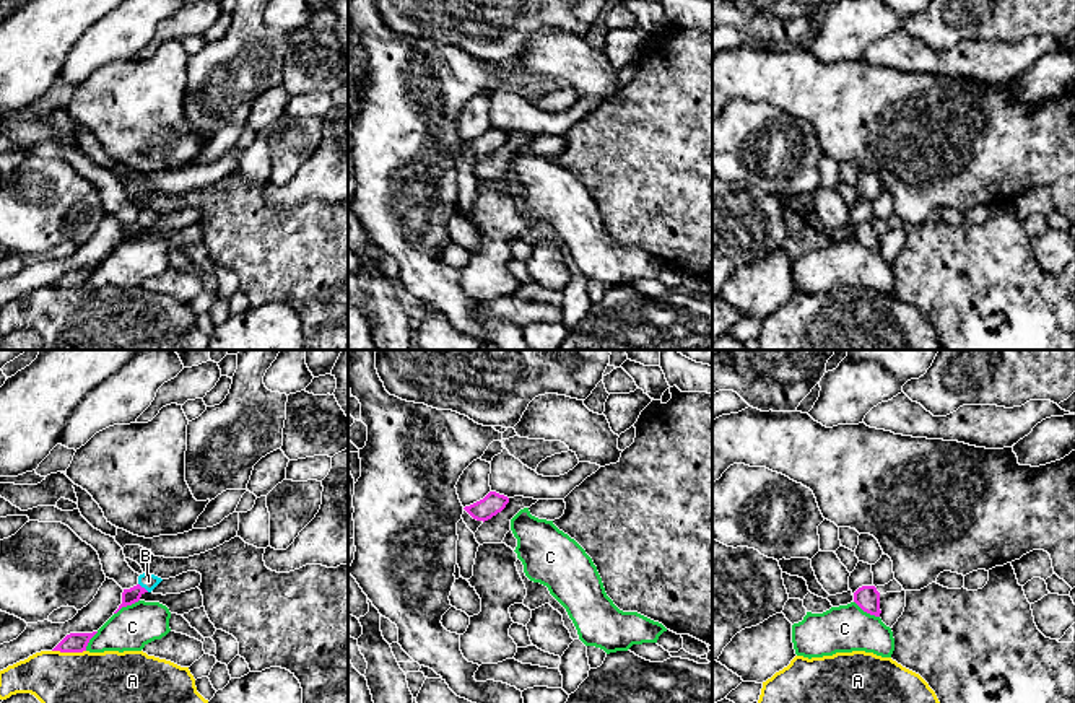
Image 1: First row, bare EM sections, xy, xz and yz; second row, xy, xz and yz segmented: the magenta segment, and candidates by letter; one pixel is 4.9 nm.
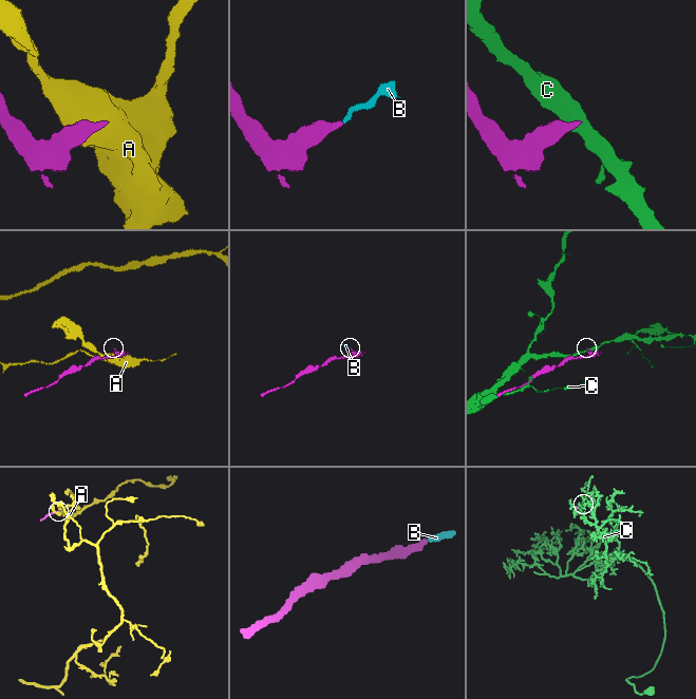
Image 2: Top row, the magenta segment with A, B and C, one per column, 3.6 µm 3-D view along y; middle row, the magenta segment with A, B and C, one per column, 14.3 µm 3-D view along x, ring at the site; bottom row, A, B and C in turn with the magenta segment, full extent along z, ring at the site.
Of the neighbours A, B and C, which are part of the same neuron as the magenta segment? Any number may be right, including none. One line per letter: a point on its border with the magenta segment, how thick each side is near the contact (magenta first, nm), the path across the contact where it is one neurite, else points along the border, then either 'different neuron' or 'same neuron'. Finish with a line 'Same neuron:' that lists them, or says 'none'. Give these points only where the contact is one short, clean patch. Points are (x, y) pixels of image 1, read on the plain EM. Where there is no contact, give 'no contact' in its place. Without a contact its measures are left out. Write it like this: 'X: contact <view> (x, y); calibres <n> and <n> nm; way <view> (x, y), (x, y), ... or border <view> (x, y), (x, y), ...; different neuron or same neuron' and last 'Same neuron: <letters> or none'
A: contact xy (69, 287); calibres 100 and 460 nm; different neuron
B: contact xy (143, 223); calibres 80 and 80 nm; way xy (129, 231), (143, 223), (148, 217); same neuron
C: contact xy (126, 241); calibres 80 and 220 nm; different neuron
Same neuron: B

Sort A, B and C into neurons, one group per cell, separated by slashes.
A / B / C

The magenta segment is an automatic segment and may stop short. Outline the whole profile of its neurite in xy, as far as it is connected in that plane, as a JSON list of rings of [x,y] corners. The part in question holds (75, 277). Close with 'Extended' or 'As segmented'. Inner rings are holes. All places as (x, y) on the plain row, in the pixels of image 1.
[[[93,267],[93,269],[70,269],[52,286],[83,288],[83,286],[86,286],[86,282],[88,282],[89,275],[96,269],[98,267]]]. As segmented

